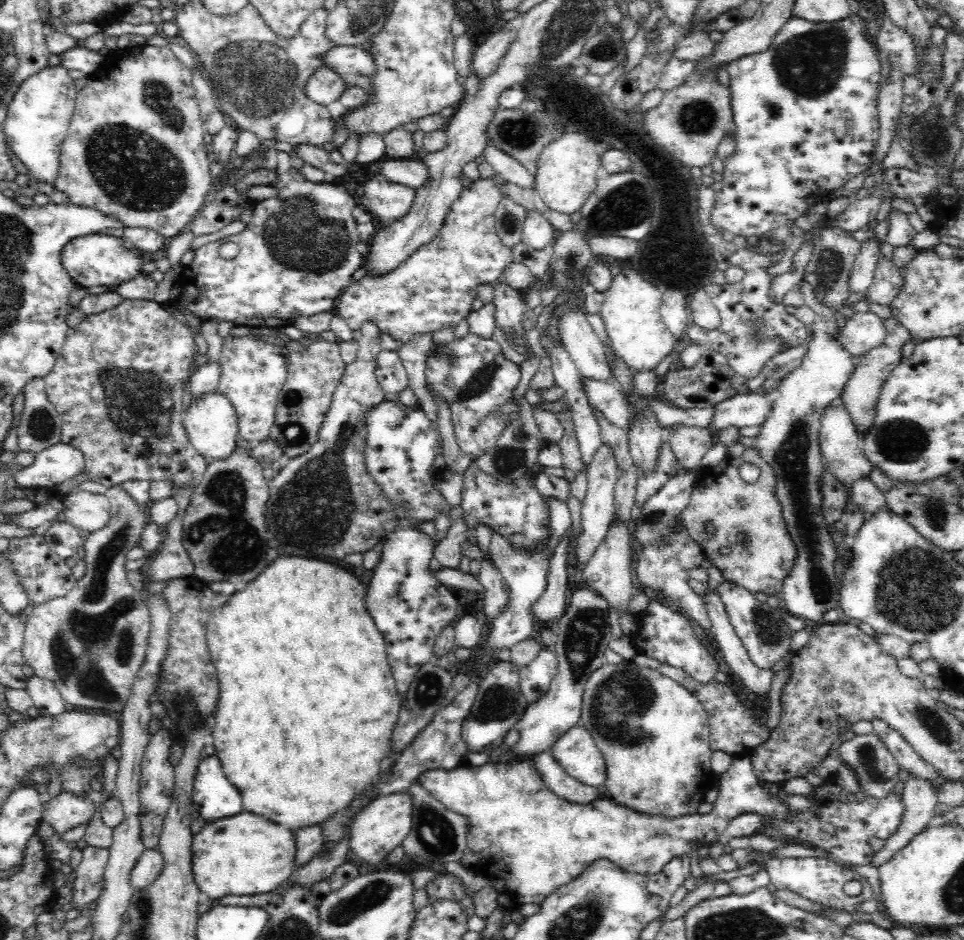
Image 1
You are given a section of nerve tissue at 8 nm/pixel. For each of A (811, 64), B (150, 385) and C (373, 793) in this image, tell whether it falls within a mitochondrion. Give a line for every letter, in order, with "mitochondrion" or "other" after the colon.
A: mitochondrion
B: mitochondrion
C: other

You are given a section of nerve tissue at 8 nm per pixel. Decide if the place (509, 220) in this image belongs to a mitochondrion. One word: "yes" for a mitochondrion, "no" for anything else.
yes

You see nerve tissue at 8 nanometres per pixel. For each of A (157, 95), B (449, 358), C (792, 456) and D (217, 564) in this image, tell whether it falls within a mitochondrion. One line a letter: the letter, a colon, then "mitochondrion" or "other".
A: mitochondrion
B: mitochondrion
C: mitochondrion
D: mitochondrion

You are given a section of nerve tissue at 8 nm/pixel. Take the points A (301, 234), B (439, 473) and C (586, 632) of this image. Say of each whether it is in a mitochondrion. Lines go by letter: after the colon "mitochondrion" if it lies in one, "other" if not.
A: mitochondrion
B: other
C: mitochondrion

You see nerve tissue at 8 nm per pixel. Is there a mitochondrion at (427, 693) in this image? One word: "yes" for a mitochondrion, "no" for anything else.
yes

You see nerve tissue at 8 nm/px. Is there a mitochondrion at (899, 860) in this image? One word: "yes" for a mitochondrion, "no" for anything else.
no

